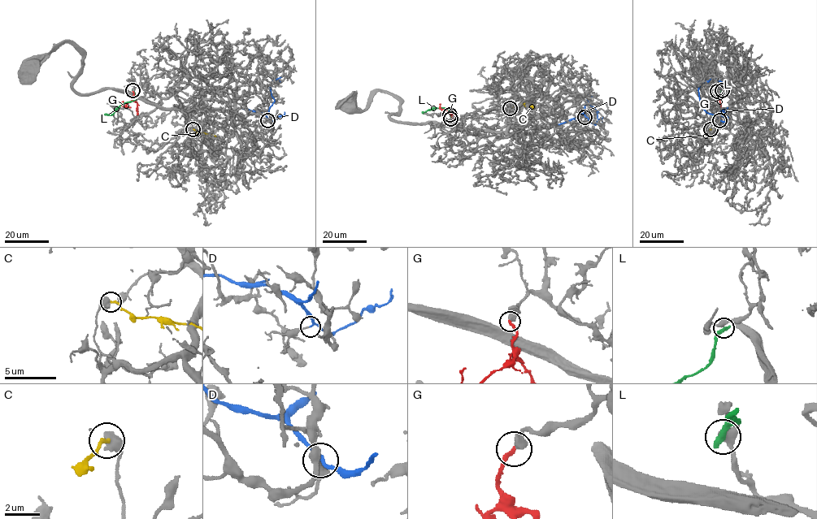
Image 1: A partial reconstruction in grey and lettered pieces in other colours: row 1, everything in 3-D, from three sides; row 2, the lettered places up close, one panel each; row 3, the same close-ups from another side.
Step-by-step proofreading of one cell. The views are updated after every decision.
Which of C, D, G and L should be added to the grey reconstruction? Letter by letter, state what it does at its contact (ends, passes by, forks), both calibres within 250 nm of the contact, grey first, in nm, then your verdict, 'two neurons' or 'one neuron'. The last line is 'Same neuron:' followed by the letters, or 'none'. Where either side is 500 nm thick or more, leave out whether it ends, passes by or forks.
C: calibres 650 and 180 nm; two neurons
D: it passes by; calibres 160 and 160 nm; two neurons
G: calibres 500 and 260 nm; one neuron
L: it ends; calibres 440 and 440 nm; two neurons
Same neuron: G

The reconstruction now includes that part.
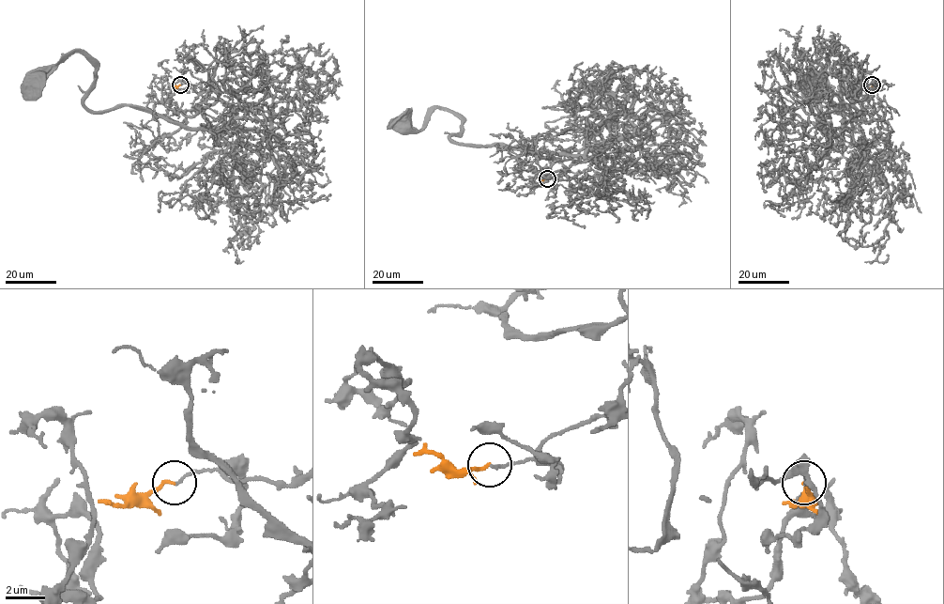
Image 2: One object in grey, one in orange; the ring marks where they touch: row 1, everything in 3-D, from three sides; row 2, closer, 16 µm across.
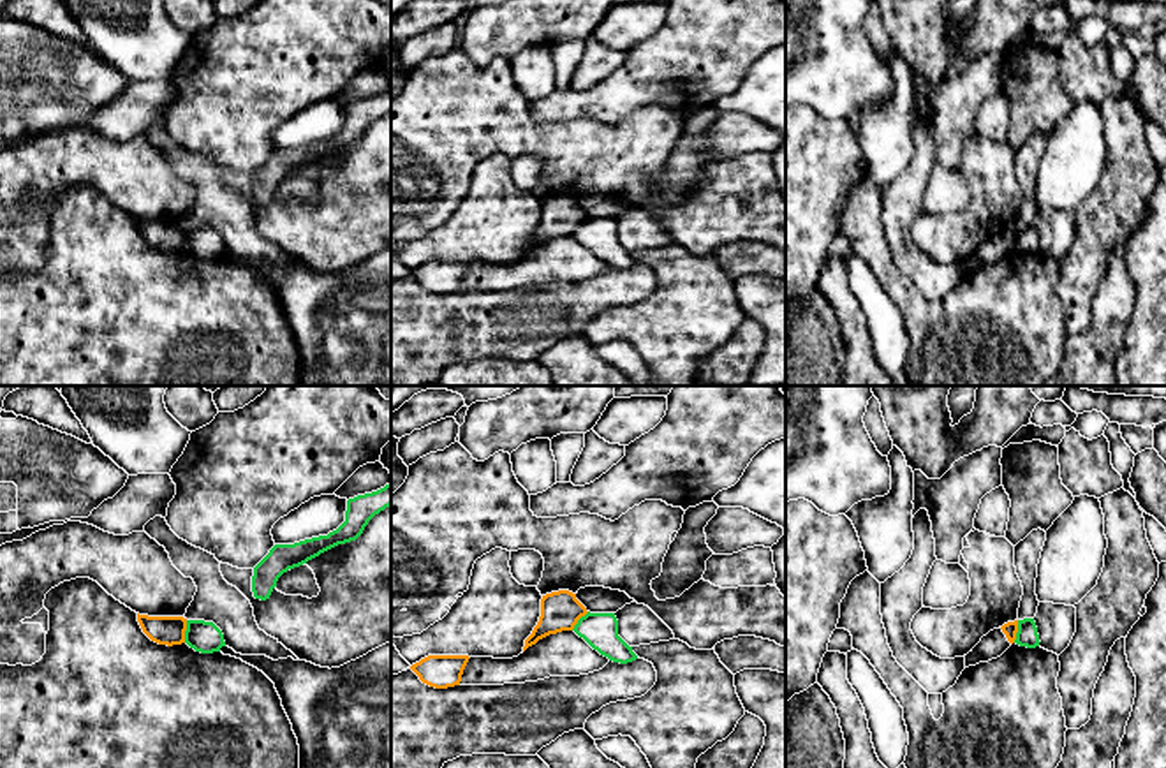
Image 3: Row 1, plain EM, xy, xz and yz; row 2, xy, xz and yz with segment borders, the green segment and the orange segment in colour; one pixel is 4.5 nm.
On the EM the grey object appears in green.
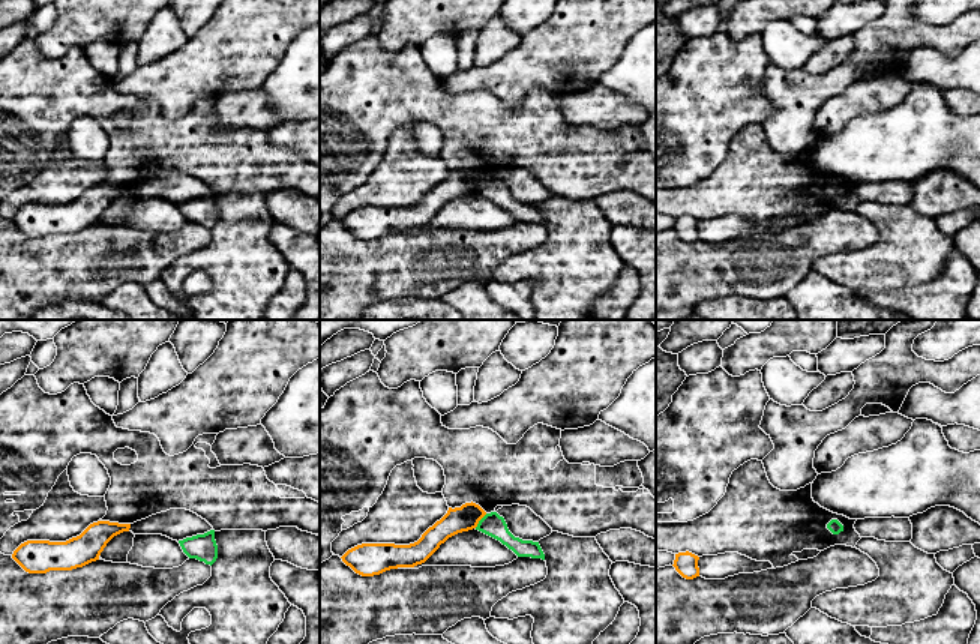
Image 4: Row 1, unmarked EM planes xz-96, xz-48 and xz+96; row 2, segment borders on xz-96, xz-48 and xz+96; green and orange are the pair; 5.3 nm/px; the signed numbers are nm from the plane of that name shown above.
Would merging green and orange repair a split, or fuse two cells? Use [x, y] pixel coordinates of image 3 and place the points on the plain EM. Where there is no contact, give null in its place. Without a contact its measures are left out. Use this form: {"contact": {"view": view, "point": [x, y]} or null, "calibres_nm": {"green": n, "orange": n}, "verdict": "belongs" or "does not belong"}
{"contact": {"view": "xy", "point": [185, 236]}, "calibres_nm": {"green": 140, "orange": 130}, "verdict": "does not belong"}

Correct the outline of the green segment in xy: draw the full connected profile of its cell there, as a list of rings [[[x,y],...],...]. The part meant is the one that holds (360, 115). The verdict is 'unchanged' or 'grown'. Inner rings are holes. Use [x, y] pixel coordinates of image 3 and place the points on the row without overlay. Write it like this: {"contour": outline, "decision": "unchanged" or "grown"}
{"contour": [[[391,88],[384,93],[347,106],[345,127],[328,141],[305,144],[294,150],[275,150],[254,173],[252,197],[255,204],[269,204],[278,183],[289,174],[299,173],[321,159],[356,146],[368,127],[391,111]]], "decision": "unchanged"}

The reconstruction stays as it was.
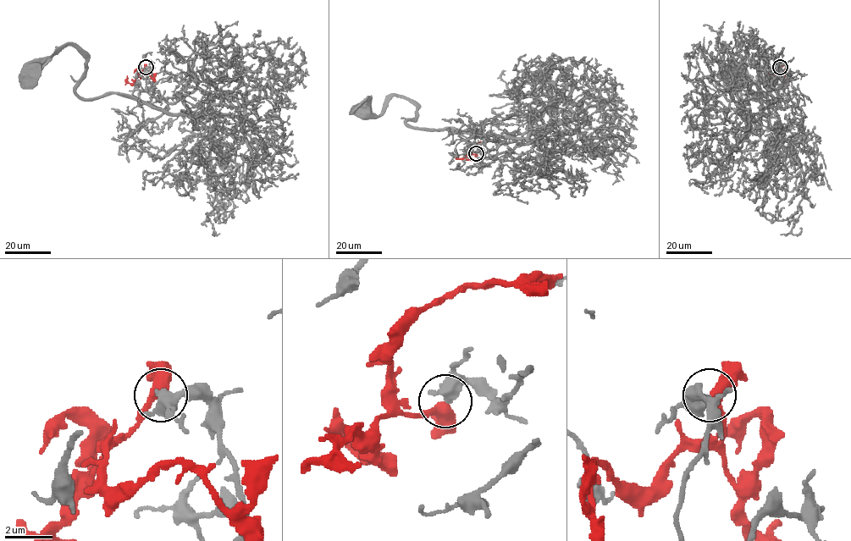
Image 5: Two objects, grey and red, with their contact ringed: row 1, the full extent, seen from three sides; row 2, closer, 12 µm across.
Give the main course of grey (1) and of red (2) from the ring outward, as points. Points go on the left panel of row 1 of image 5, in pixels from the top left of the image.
1: (145, 67), (168, 102), (213, 102), (82, 99), (71, 45), (34, 68)
2: (145, 67), (140, 76), (146, 74), (152, 78), (157, 73)

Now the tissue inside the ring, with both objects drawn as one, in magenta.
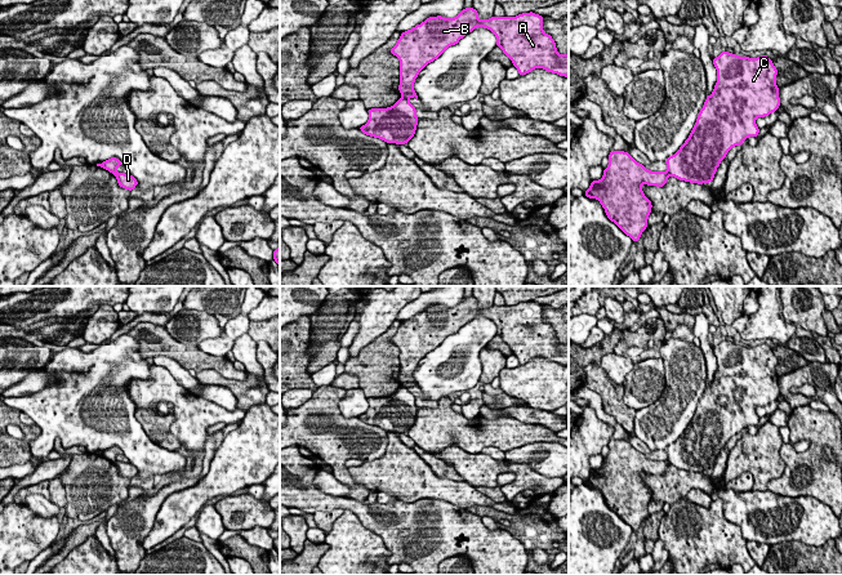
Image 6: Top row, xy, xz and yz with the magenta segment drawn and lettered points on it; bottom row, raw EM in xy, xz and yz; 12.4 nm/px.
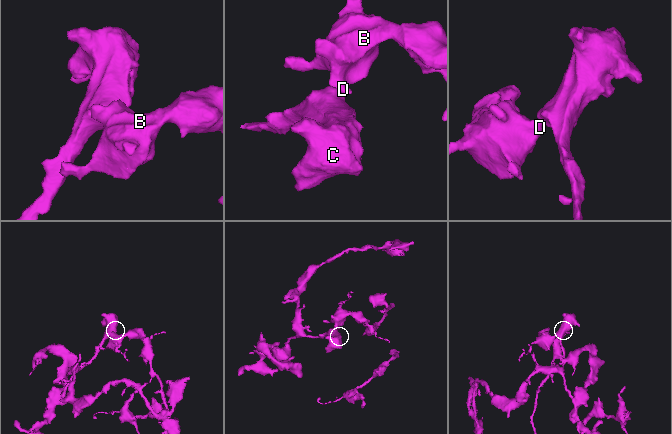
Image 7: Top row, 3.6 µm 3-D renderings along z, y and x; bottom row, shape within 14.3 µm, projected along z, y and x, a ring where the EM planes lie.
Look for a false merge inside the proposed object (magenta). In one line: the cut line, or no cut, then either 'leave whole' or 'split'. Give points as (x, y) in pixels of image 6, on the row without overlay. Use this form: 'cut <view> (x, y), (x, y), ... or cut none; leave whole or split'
cut xz (402, 384), (406, 388); split

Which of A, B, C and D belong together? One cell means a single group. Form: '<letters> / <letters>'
A B D / C

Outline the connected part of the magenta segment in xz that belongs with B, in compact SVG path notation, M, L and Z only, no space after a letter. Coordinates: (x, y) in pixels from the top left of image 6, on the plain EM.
M464 297L454 307L429 306L401 321L396 334L389 338L400 349L401 384L418 389L413 376L418 362L476 316L487 317L496 325L496 335L512 349L520 365L544 357L569 366L569 343L560 343L552 325L543 320L543 304L530 300L480 308L475 297Z

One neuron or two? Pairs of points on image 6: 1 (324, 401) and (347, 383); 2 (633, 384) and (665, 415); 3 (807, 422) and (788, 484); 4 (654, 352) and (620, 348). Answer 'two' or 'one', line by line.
1: two
2: two
3: one
4: one

